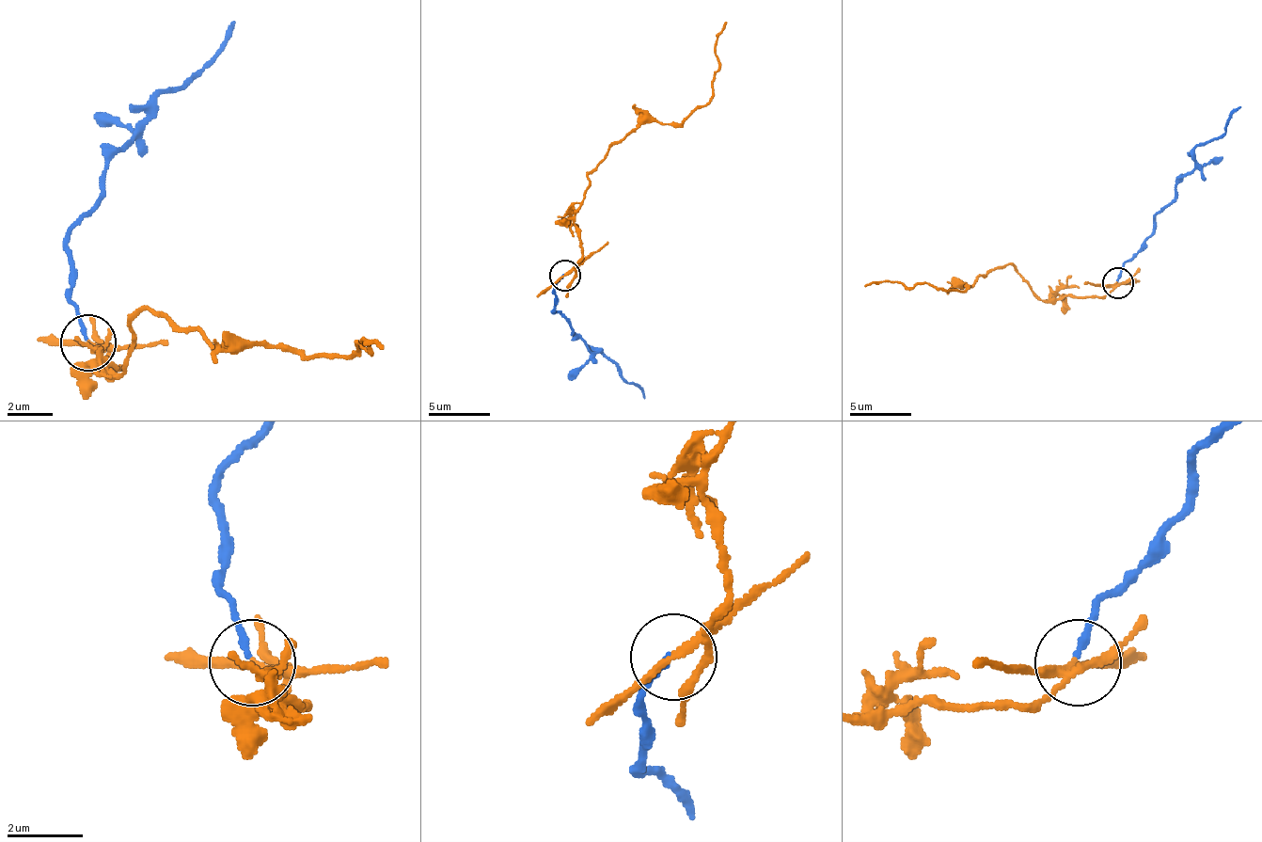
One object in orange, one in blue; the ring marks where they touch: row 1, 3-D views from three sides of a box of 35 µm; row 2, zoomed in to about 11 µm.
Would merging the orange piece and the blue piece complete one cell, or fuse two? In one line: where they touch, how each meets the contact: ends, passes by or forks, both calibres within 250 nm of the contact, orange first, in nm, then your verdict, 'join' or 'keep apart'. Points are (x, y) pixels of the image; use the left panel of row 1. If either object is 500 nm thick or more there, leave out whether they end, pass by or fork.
place (88, 342); orange forks; blue ends; calibres 140 and 170 nm; keep apart

